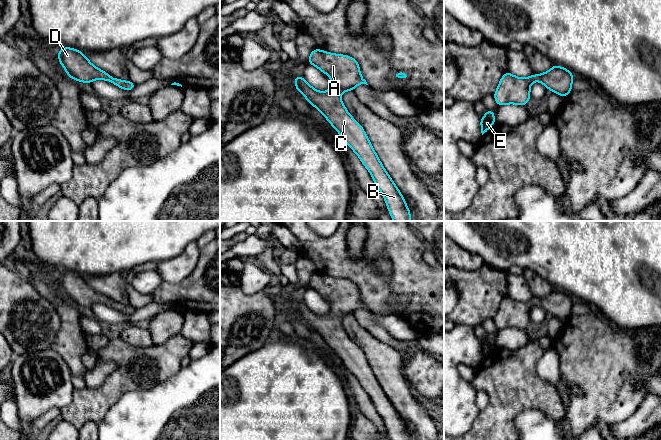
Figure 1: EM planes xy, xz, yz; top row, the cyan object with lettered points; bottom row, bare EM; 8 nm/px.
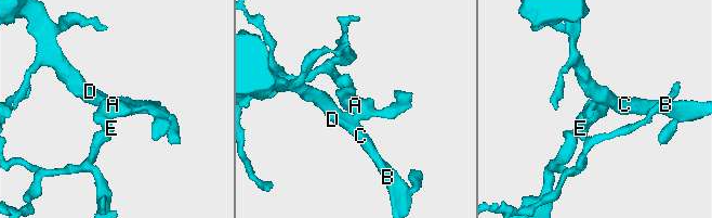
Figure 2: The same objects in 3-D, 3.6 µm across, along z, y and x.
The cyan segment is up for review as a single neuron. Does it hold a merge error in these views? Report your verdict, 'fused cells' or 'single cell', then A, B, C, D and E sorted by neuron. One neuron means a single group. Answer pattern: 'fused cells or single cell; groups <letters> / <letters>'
single cell; groups A B C D E

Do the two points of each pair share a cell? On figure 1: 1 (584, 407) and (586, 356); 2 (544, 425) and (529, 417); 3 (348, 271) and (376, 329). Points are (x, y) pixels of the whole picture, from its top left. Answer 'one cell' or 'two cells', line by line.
1: one cell
2: one cell
3: two cells

